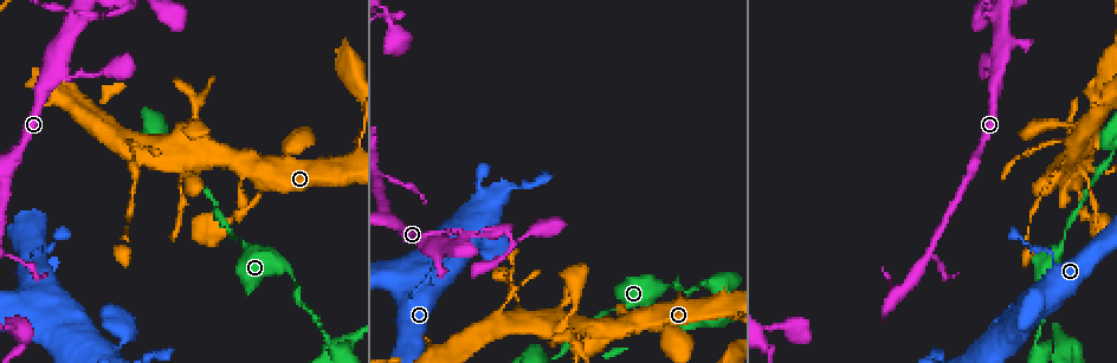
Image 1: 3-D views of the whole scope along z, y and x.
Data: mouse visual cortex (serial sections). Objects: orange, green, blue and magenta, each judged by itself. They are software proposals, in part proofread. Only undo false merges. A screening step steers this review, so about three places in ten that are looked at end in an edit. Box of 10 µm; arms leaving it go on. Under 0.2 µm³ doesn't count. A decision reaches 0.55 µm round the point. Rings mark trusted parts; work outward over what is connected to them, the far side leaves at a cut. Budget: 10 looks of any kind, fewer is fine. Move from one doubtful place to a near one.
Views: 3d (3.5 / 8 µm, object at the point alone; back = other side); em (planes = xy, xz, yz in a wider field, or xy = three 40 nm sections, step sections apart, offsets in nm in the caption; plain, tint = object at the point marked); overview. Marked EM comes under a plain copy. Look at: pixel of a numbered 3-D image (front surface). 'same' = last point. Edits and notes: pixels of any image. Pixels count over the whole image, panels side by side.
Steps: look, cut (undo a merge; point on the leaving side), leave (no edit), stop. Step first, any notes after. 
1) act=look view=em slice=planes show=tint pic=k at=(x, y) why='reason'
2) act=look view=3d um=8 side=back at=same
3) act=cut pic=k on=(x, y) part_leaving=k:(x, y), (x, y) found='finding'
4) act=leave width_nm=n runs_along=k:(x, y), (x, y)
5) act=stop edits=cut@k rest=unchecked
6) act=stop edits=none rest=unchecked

act=look view=em slice=xy step=1 show=tint pic=1 at=(1001, 17) why='thin arm on a thick one'

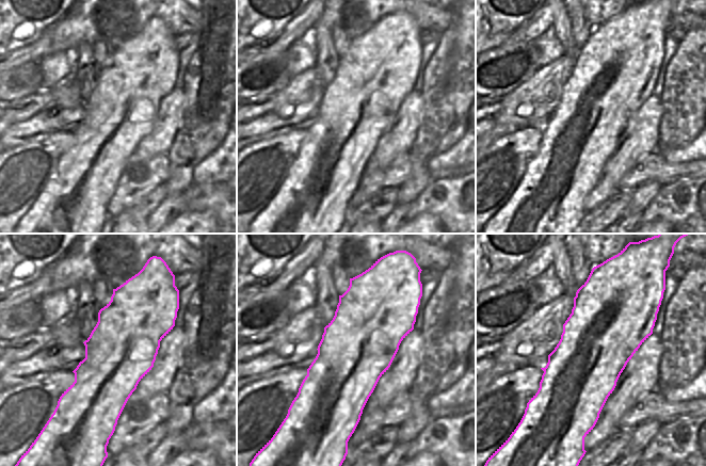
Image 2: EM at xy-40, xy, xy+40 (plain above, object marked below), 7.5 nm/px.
act=look view=3d um=3.5 at=same why='wider look'

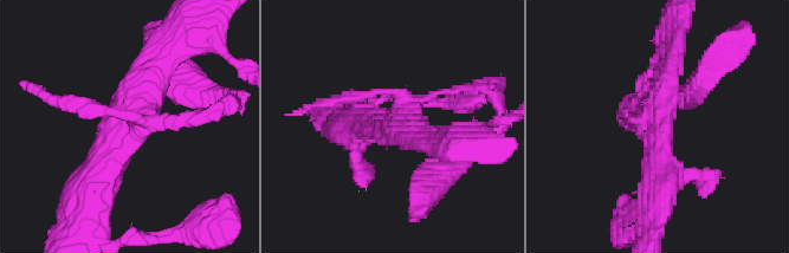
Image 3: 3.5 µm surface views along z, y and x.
act=leave runs_along=3:(95, 186), (135, 121), (200, 117) found='one cell here'

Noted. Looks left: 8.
act=look view=3d um=3.5 pic=1 at=(574, 337) why='thin neck'

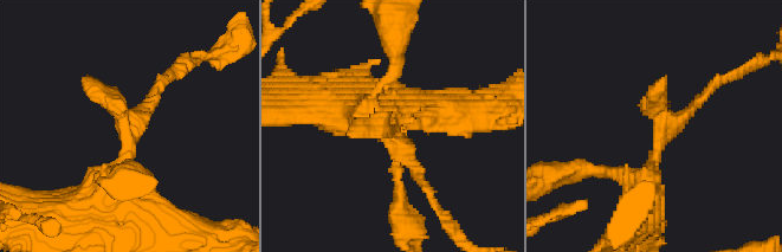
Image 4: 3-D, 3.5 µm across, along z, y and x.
act=look view=em slice=xy step=2 show=tint pic=4 at=(657, 147) why='need the tissue'

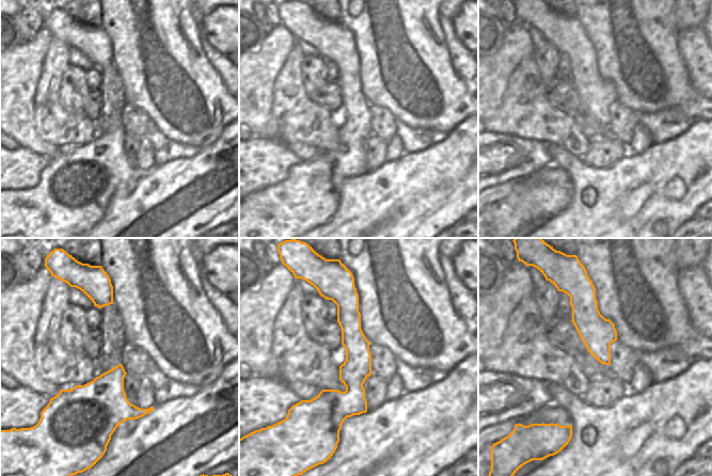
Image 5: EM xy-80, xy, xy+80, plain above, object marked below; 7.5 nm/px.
act=leave runs_along=5:(350, 287), (353, 396), (337, 425) found='continuous, no second cell'

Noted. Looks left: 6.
act=look view=3d um=8 side=back pic=1 at=(297, 282) why='narrows sharply'

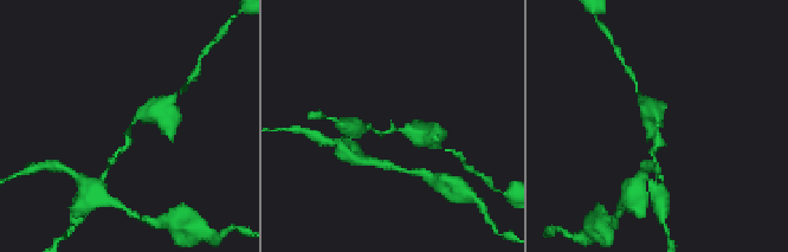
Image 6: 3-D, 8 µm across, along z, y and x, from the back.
act=look view=em slice=xy step=3 show=tint at=same arm_widths_nm=200,600

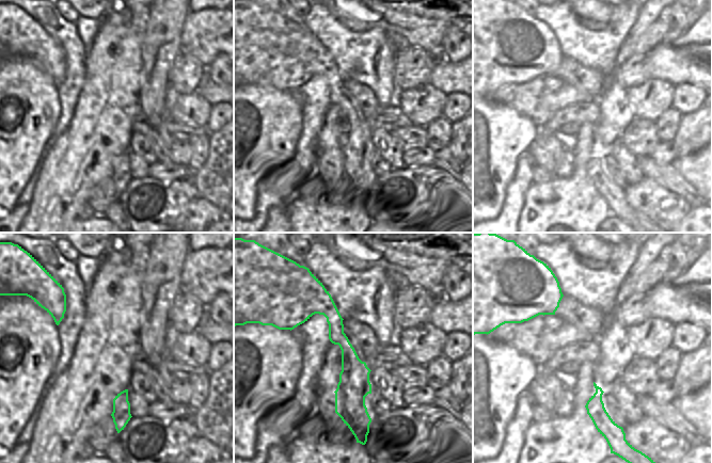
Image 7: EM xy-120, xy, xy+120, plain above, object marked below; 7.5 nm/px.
act=leave width_nm=240 runs_along=7:(320, 290), (348, 351), (362, 422) found='continuous, no second cell'

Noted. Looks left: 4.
act=look view=3d um=3.5 pic=1 at=(1064, 349) why='abrupt turn'

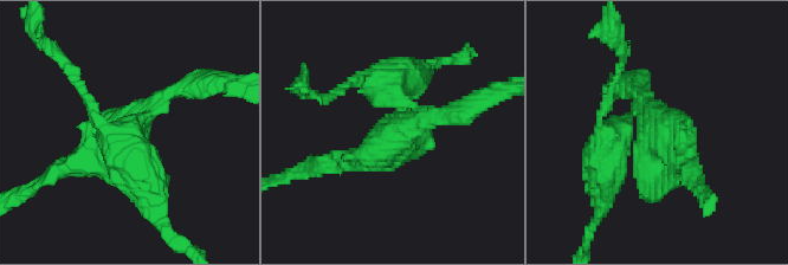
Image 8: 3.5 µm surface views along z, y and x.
act=look view=em slice=xy step=5 show=tint pic=8 at=(660, 131)

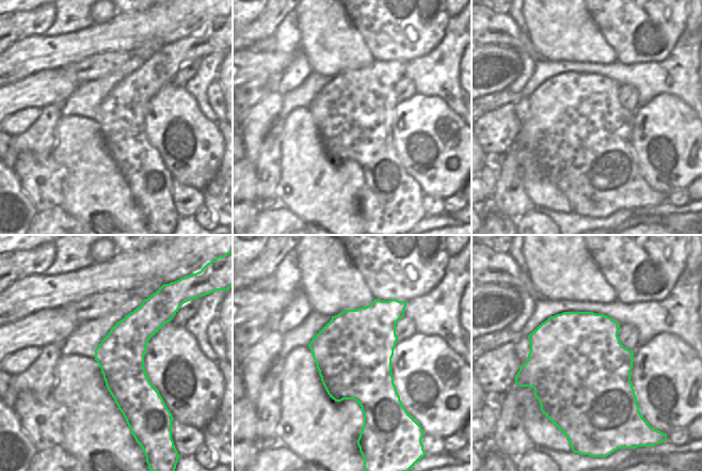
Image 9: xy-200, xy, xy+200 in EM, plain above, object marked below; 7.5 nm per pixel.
act=cut pic=8 on=(637, 153) part_leaving=8:(638, 111), (675, 136), (689, 169) found='a second cell is stuck on'

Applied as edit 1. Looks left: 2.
act=stop edits=cut@8 rest=unchecked

